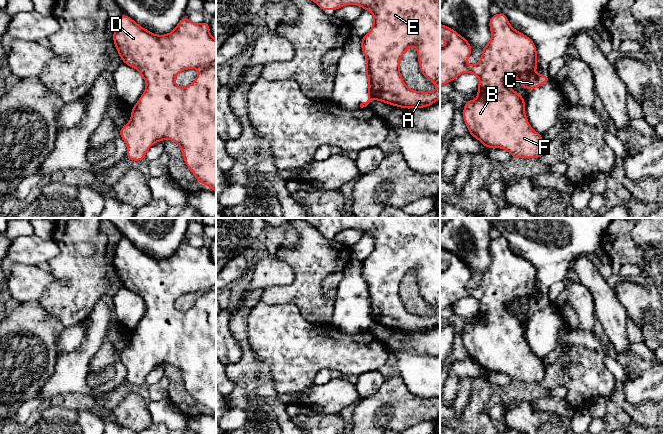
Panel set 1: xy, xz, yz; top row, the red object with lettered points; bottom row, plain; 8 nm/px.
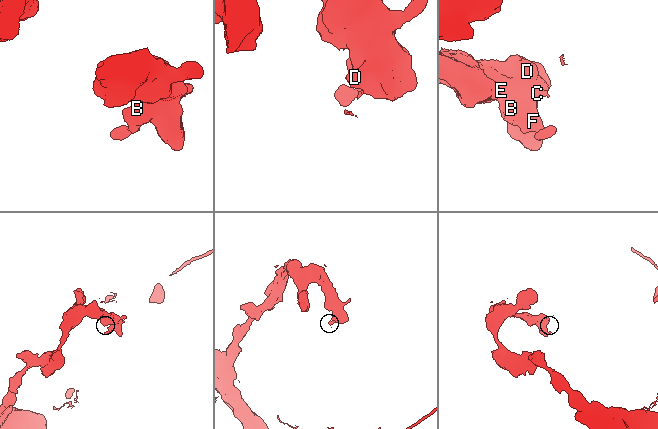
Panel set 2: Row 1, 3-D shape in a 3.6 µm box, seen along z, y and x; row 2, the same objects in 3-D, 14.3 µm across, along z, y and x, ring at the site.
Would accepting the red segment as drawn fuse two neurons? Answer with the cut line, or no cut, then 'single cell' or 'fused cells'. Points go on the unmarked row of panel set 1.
no cut | single cell

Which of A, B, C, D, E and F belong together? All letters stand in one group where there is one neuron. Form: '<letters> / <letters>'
A B C D E F

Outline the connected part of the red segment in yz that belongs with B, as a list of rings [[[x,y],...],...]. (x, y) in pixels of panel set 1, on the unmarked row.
[[[503,236],[491,240],[489,252],[492,260],[482,273],[480,285],[475,289],[468,289],[467,284],[472,277],[470,267],[454,253],[440,247],[440,264],[447,264],[446,269],[440,270],[440,313],[463,297],[476,299],[479,303],[478,321],[467,325],[463,332],[463,343],[469,358],[486,372],[507,374],[512,383],[541,382],[545,375],[542,359],[530,350],[525,338],[525,323],[508,306],[518,302],[520,312],[535,314],[551,302],[539,296],[530,298],[538,292],[536,270],[532,263],[510,249]]]

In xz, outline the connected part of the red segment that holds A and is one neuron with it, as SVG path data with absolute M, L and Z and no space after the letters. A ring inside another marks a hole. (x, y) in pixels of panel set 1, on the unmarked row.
M293 218L304 220L315 226L324 236L338 234L342 230L358 229L364 235L373 238L373 250L362 261L361 273L366 283L365 298L368 302L368 325L360 331L366 331L373 323L389 329L412 333L431 330L440 323L440 218ZM417 272L420 296L427 304L436 308L436 314L422 316L410 313L403 305L400 297L400 284L407 273Z

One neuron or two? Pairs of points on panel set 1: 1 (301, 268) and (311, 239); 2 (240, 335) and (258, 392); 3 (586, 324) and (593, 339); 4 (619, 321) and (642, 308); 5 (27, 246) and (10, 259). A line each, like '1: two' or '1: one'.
1: one
2: one
3: two
4: two
5: one

